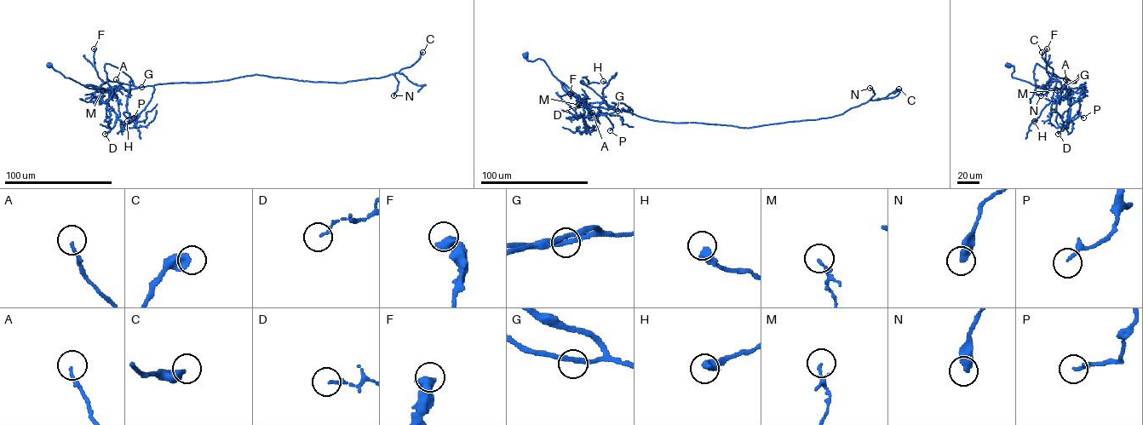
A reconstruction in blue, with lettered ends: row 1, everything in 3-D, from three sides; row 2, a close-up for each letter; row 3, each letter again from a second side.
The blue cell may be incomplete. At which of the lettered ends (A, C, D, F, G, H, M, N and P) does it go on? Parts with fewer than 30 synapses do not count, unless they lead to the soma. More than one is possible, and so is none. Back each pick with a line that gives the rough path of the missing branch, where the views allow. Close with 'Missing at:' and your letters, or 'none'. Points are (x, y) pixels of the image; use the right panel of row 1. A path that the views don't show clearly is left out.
Missing at: none

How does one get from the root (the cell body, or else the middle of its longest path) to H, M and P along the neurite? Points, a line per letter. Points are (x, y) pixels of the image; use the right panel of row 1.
H: (1008, 66), (1013, 67), (1013, 77), (1040, 89), (1060, 82), (1034, 121)
M: (1008, 66), (1013, 67), (1013, 77), (1044, 88), (1066, 89), (1071, 93), (1059, 100), (1057, 90)
P: (1008, 66), (1013, 67), (1013, 77), (1071, 92), (1070, 113), (1064, 125), (1079, 116), (1083, 117)

